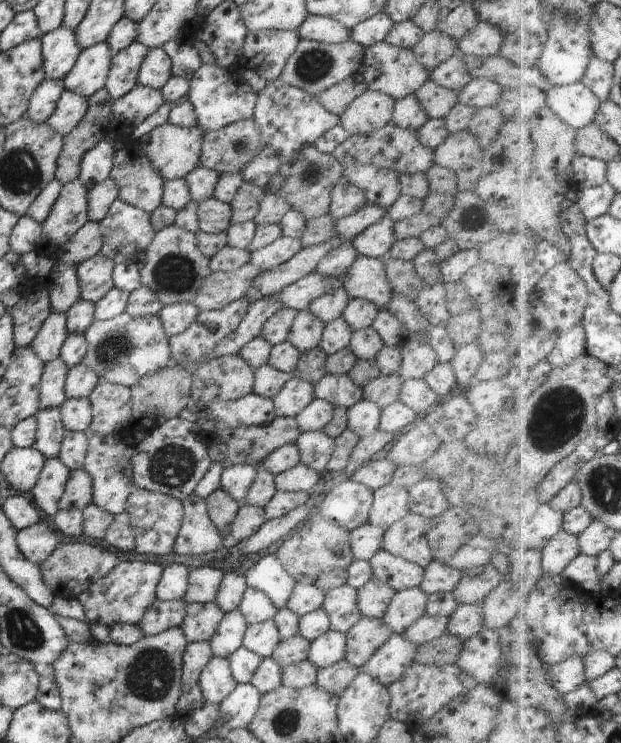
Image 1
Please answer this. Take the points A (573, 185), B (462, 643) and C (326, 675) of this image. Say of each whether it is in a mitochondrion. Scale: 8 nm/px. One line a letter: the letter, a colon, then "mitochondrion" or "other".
A: other
B: other
C: other

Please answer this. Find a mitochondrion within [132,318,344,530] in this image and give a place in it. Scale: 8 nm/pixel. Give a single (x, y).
(172, 466)

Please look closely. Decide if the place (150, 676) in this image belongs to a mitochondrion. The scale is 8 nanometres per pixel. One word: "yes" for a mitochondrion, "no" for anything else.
yes

